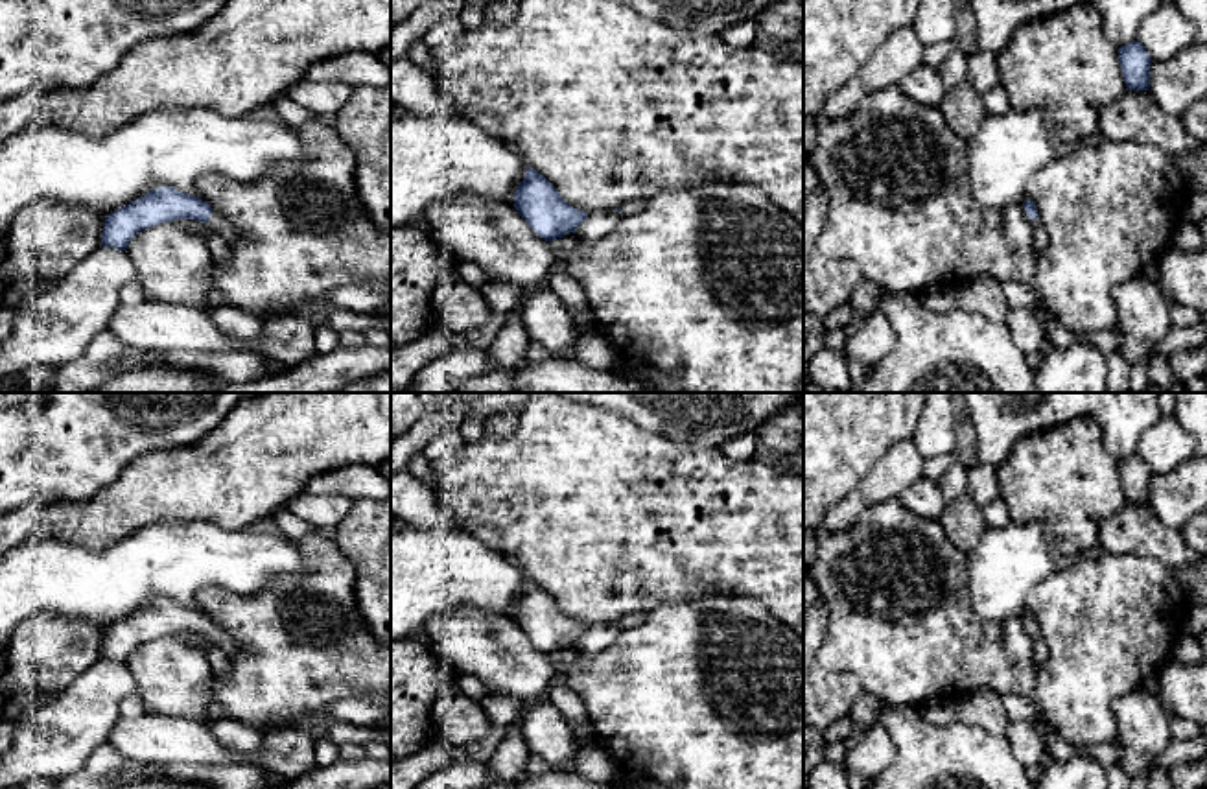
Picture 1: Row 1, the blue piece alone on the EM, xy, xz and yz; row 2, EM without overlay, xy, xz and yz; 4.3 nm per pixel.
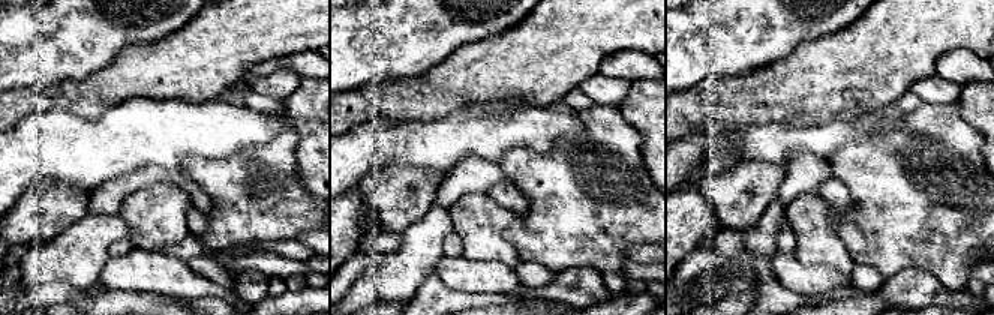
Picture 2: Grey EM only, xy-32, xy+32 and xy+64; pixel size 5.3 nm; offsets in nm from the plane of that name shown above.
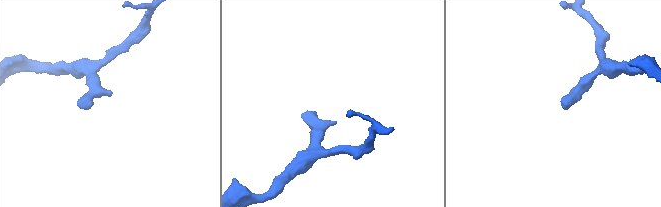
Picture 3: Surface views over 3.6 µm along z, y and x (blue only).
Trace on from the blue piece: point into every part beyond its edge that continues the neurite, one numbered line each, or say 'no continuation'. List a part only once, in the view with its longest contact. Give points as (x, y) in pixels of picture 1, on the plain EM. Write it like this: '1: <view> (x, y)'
1: xy (227, 644)

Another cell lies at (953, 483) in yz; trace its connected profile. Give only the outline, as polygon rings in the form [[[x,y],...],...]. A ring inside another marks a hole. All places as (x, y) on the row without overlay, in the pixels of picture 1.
[[[955,463],[947,472],[938,479],[940,490],[945,503],[951,503],[967,494],[967,468],[960,463]]]

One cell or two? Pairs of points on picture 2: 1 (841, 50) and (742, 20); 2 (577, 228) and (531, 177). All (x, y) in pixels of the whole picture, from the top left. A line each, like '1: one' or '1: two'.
1: two
2: one

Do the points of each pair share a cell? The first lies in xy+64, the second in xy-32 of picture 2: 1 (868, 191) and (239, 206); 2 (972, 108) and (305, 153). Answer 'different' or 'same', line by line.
1: same
2: same

